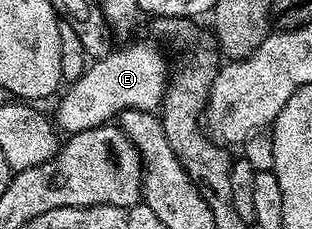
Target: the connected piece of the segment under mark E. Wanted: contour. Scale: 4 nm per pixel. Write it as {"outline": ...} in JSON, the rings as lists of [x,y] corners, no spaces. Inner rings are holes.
{"outline":[[[132,44],[113,50],[107,56],[93,59],[77,80],[71,81],[59,97],[54,124],[61,133],[71,134],[102,127],[115,121],[120,113],[133,108],[156,112],[164,103],[170,67],[152,44]],[[128,47],[129,48],[124,48]],[[64,131],[64,132],[63,132]]]}

